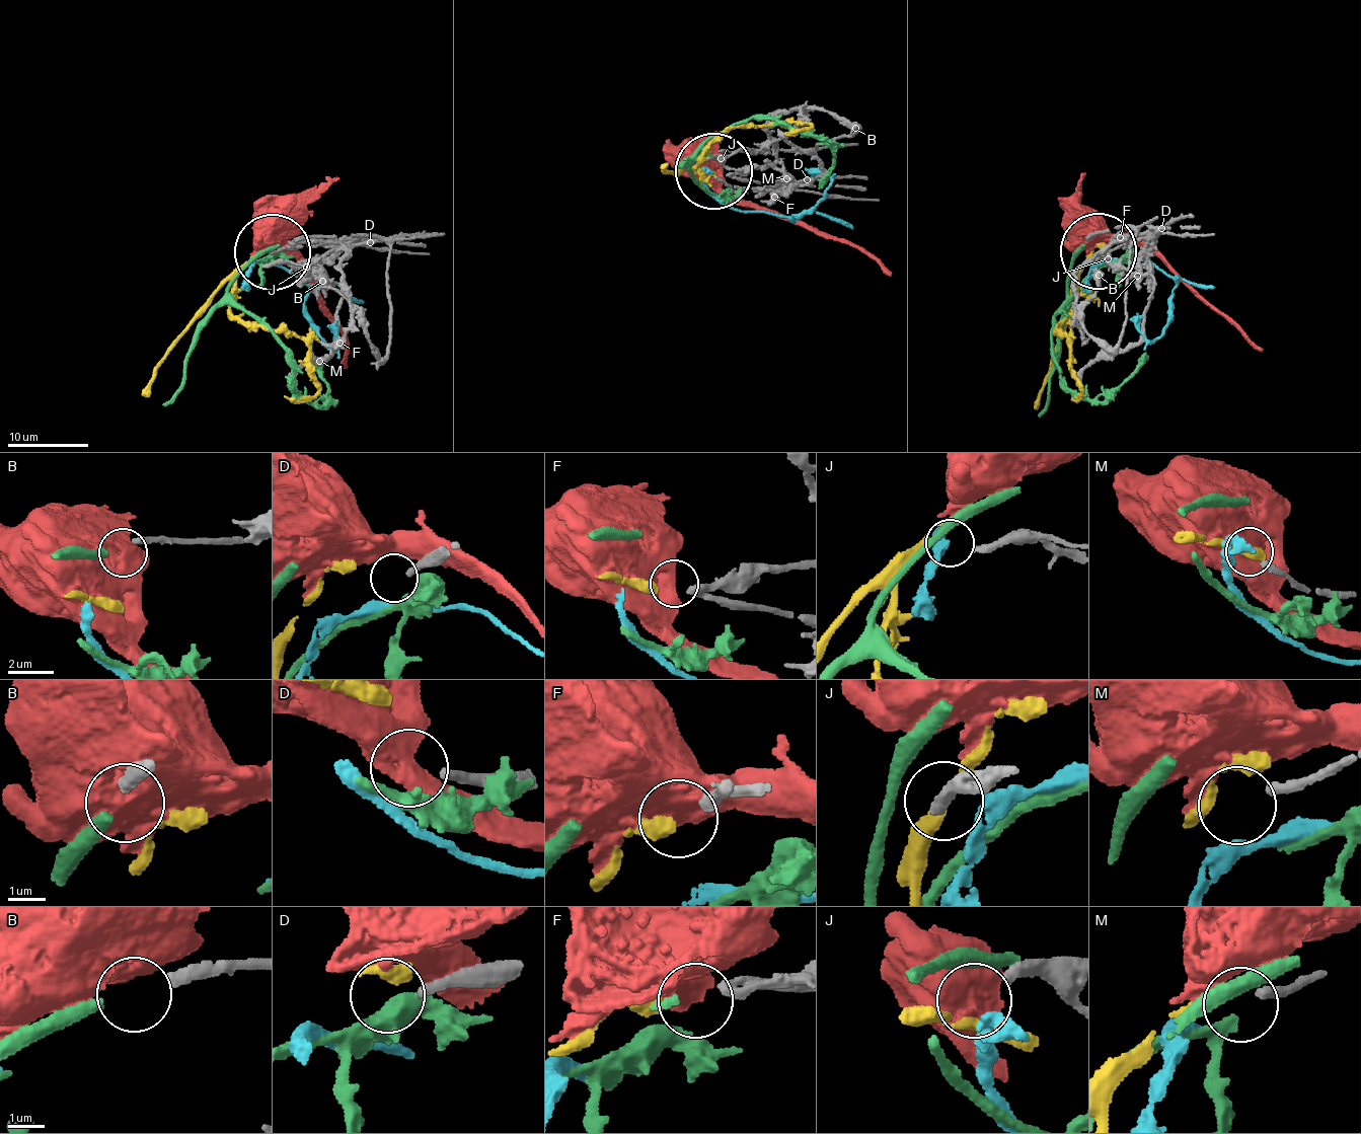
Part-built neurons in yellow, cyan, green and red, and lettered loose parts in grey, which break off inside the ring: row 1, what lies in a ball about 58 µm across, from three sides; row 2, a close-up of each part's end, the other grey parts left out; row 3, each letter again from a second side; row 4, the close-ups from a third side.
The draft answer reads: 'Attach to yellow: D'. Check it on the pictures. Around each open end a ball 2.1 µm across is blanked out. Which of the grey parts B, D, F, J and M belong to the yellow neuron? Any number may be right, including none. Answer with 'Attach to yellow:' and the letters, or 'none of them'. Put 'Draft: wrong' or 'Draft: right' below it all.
Attach to yellow: F
Draft: wrong

